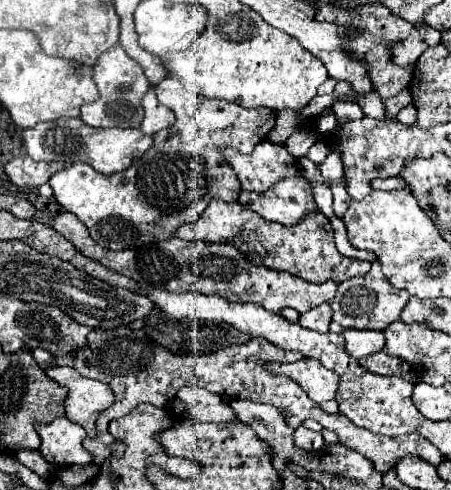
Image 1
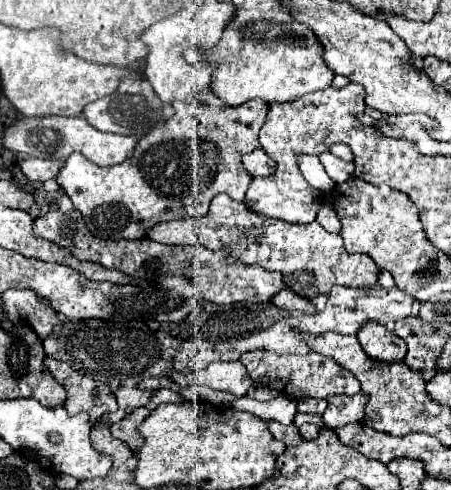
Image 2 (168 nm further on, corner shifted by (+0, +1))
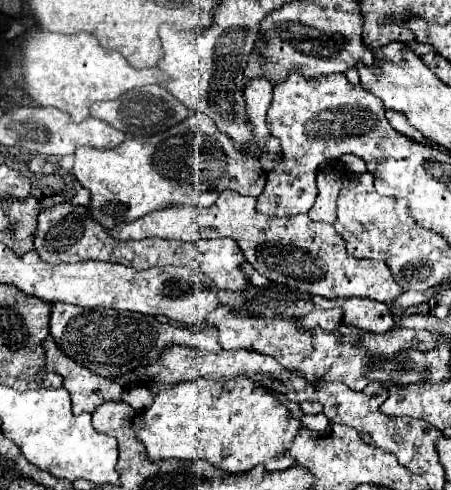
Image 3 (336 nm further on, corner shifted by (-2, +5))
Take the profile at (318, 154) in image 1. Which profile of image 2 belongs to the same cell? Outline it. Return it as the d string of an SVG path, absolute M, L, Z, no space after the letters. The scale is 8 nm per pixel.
M323 152L323 156L319 154L319 160L325 166L325 172L329 174L329 178L333 182L343 182L349 176L353 176L353 170L355 170L353 162L343 162L343 160L335 158L331 152Z

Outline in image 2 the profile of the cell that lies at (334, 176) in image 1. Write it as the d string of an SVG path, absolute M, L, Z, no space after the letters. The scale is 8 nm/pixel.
M337 142L337 144L333 144L331 146L331 150L329 150L333 156L337 156L337 158L341 158L341 160L353 160L353 152L351 152L351 148L347 146L347 144L343 144L343 142Z

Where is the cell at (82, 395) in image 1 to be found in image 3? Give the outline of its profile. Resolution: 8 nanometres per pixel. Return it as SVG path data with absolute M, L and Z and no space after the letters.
M47 336L45 340L45 368L49 372L57 372L63 376L63 386L71 394L73 402L73 414L83 414L83 412L95 412L97 406L103 402L115 402L121 400L123 386L117 382L111 382L107 378L101 378L93 374L91 370L83 368L69 356L65 356L55 340Z

